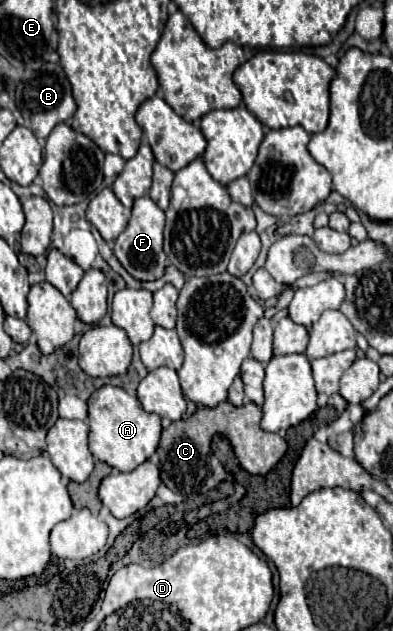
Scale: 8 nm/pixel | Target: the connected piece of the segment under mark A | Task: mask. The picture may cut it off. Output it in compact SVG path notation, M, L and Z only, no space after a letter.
M103 386L89 398L89 450L91 454L119 472L131 472L155 454L161 436L161 418L143 410L135 396L129 396L123 388Z

